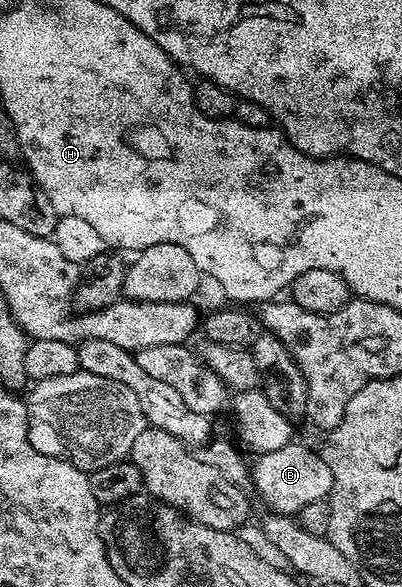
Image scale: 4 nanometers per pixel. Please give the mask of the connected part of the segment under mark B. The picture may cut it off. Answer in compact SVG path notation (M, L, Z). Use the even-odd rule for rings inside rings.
M293 442L282 446L282 450L274 450L270 454L256 456L256 465L252 468L252 484L256 492L269 504L271 511L277 516L295 517L296 512L316 504L327 497L332 490L330 466L326 466L323 455L304 444Z

